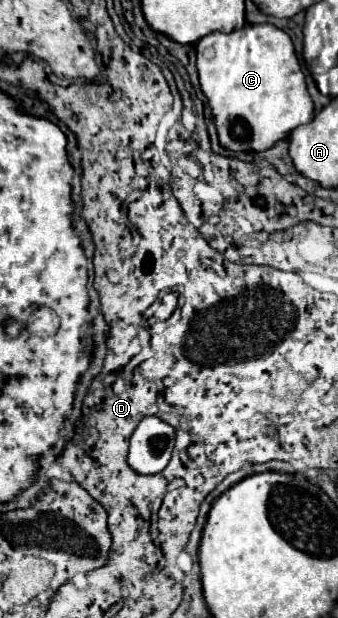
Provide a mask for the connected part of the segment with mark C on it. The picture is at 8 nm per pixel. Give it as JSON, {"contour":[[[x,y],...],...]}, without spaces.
{"contour":[[[248,24],[230,34],[212,32],[196,44],[200,88],[212,108],[220,144],[234,152],[268,150],[274,142],[314,118],[290,36],[272,24]]]}

